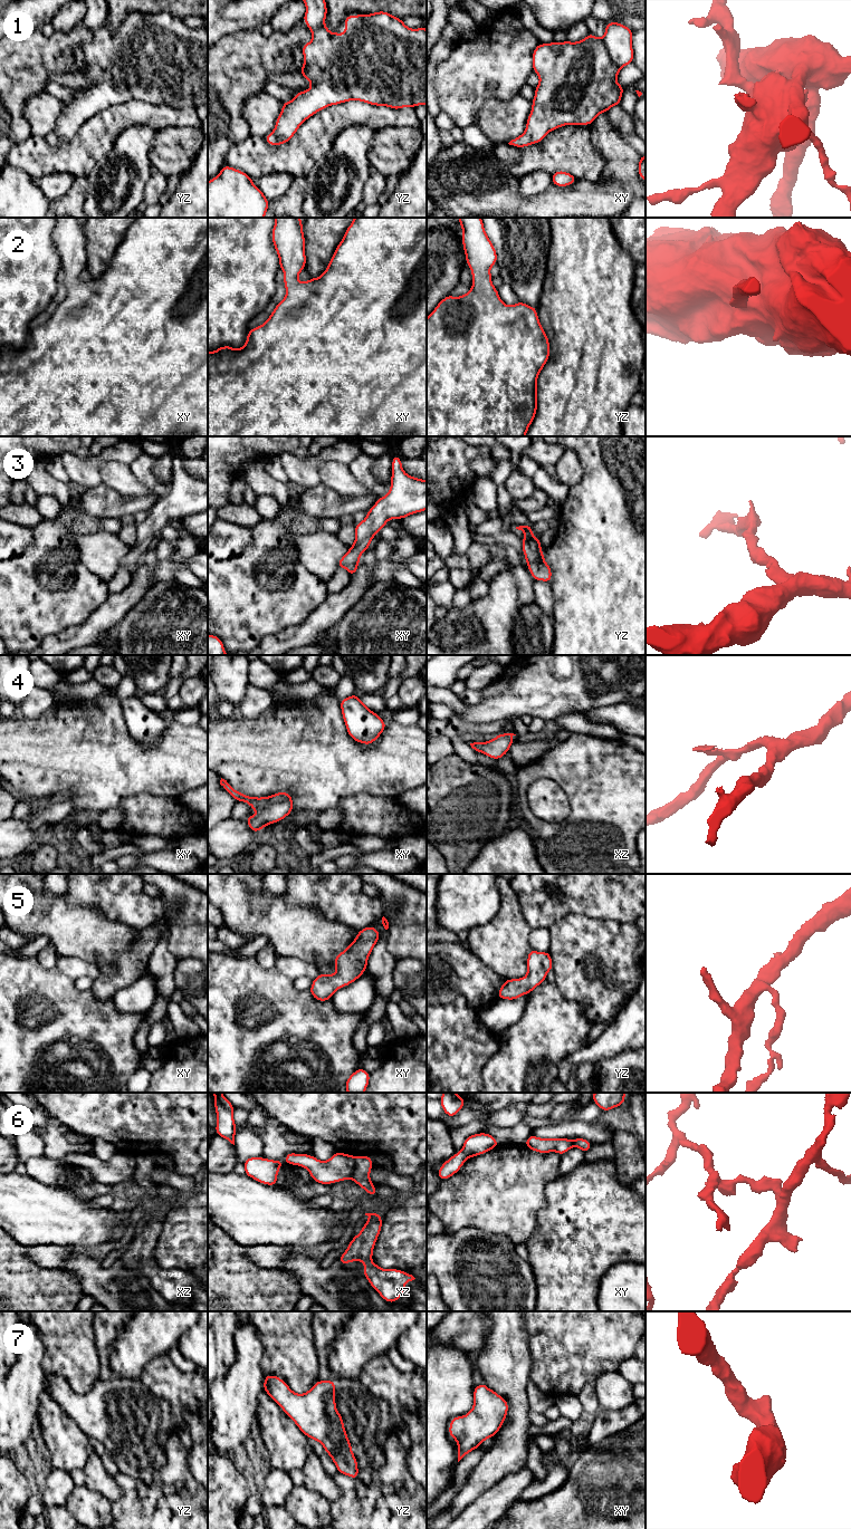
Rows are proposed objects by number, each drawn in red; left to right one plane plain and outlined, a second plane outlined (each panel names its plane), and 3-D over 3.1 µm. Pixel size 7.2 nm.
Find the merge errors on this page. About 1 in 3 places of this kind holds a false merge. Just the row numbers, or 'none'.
6

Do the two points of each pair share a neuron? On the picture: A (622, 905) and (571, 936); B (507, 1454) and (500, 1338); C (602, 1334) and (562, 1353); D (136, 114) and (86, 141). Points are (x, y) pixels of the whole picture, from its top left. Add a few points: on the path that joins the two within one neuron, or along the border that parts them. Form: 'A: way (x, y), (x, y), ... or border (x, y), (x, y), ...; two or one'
A: border (574, 913), (592, 917), (612, 919), (625, 923); two
B: way (515, 1425), (515, 1393), (506, 1367); one
C: way (592, 1334), (581, 1334), (572, 1343); one
D: way (124, 115), (112, 121), (98, 133); one

